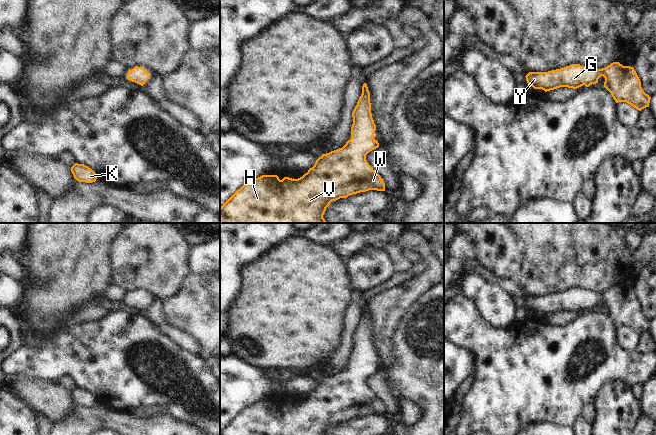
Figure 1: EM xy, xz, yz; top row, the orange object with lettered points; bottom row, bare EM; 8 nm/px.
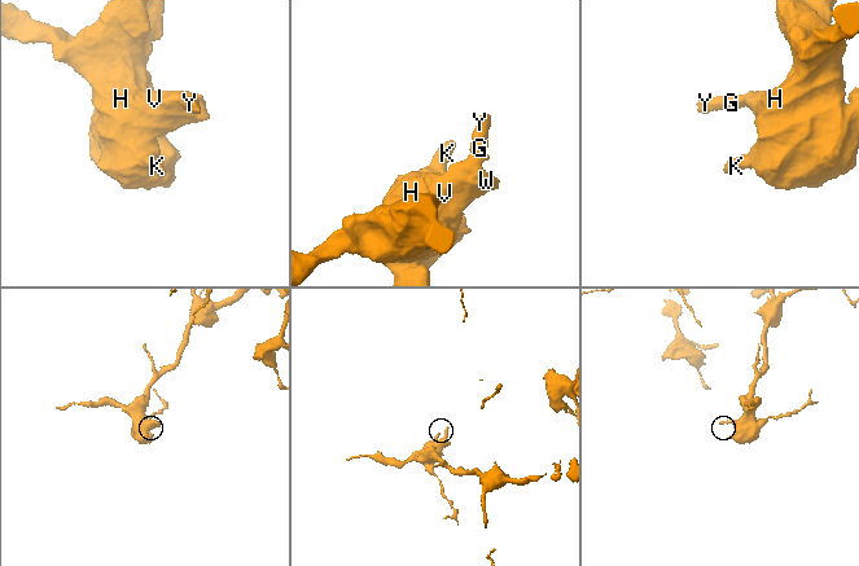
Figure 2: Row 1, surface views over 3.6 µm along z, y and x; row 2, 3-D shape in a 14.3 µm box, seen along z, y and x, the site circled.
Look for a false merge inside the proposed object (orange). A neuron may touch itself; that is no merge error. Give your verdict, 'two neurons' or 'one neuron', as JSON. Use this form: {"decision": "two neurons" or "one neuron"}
{"decision": "one neuron"}

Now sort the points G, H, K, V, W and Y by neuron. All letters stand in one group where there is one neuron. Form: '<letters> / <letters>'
G H K V W Y

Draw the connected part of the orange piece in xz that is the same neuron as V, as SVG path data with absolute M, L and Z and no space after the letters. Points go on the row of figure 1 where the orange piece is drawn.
M366 83L362 86L362 94L352 117L352 138L342 148L322 154L314 166L298 179L284 177L280 180L277 175L262 175L244 184L220 207L220 223L326 223L323 215L332 201L369 190L385 191L383 179L366 160L366 155L379 147L378 141L373 138L376 125L371 114L370 92Z

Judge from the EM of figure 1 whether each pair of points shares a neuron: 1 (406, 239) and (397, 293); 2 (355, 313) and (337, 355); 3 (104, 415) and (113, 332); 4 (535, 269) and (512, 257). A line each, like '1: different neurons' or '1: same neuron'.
1: same neuron
2: same neuron
3: different neurons
4: different neurons

